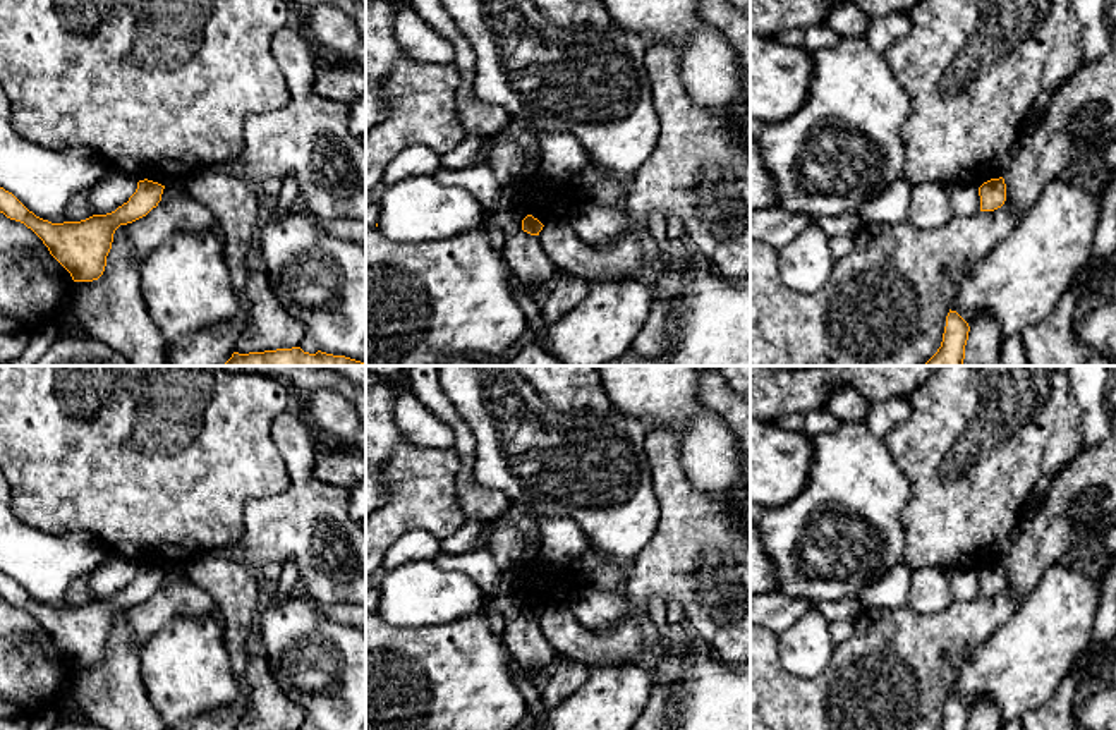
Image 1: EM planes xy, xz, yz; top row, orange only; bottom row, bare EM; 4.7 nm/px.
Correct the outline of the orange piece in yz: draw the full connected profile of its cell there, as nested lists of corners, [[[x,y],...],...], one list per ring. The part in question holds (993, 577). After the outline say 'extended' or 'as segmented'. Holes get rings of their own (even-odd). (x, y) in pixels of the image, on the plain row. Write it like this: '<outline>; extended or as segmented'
[[[991,563],[979,572],[980,596],[994,596],[1006,586],[1004,563]]]; as segmented

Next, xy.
[[[144,563],[137,567],[129,586],[112,598],[93,599],[81,606],[52,608],[36,601],[12,577],[0,572],[0,598],[31,613],[74,666],[93,666],[105,656],[115,615],[156,593],[163,574],[165,570]]]; as segmented

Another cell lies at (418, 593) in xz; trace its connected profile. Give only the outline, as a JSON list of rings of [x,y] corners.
[[[410,560],[388,570],[378,586],[378,615],[390,625],[422,629],[488,613],[484,594],[462,570]]]

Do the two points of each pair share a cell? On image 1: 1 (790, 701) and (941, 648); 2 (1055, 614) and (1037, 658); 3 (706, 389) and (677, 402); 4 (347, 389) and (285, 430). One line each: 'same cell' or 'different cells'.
1: same cell
2: same cell
3: different cells
4: different cells

